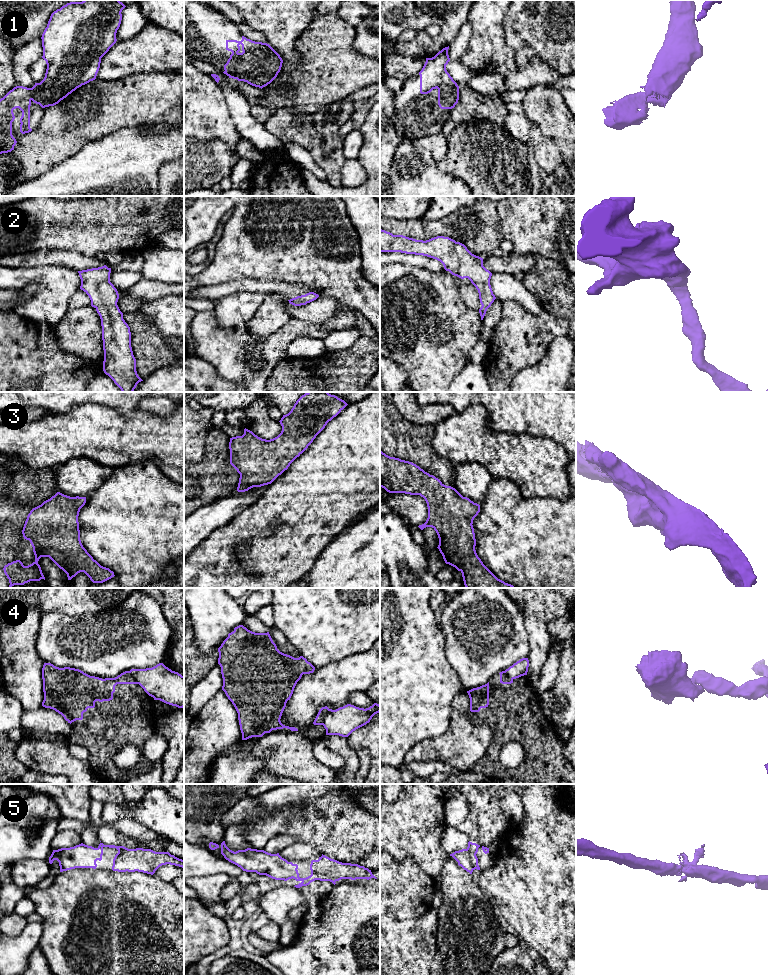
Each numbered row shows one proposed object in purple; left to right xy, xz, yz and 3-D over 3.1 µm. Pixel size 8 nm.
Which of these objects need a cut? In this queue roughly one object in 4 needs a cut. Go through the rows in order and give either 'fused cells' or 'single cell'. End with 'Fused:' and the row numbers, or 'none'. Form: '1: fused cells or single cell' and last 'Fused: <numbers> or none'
1: fused cells
2: single cell
3: single cell
4: fused cells
5: single cell
Fused: 1, 4

